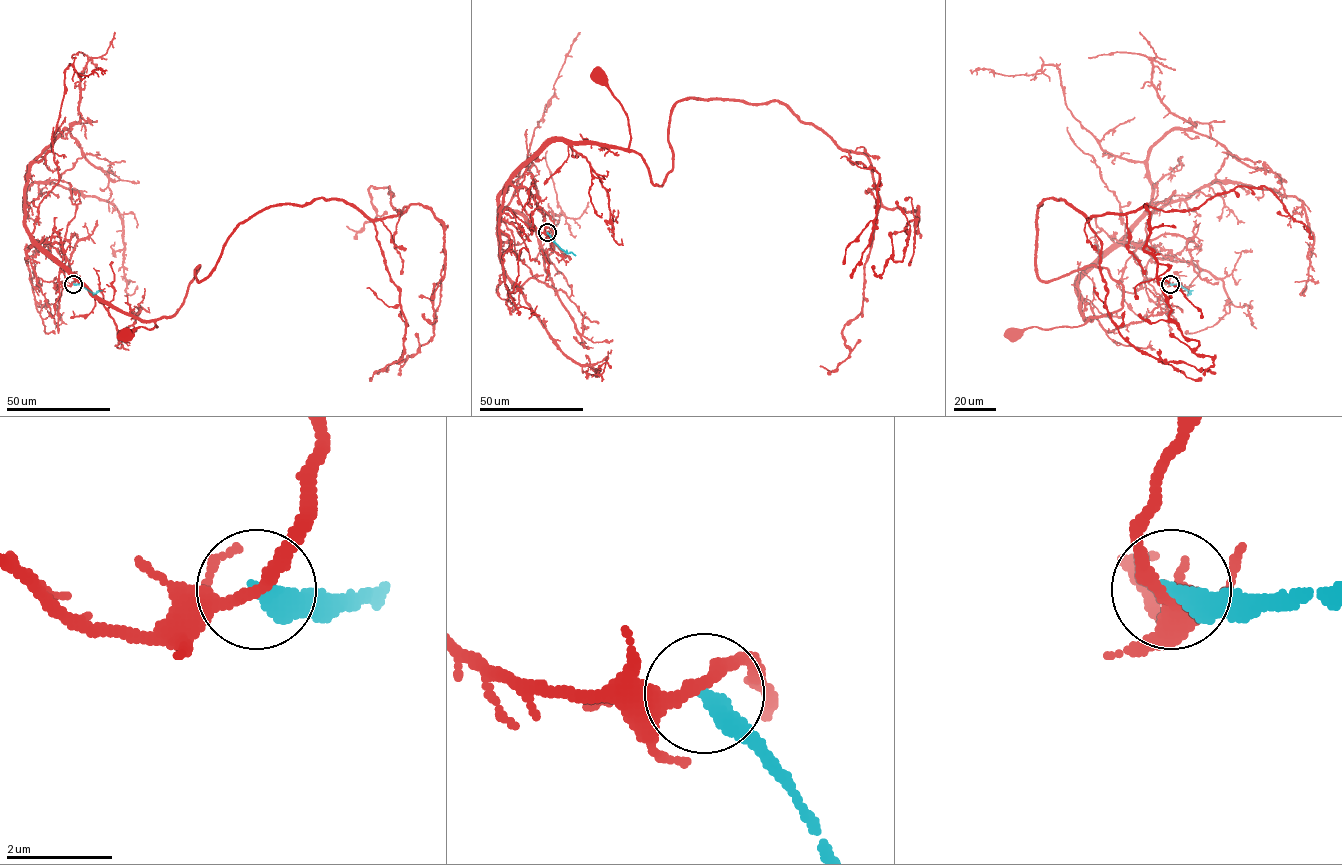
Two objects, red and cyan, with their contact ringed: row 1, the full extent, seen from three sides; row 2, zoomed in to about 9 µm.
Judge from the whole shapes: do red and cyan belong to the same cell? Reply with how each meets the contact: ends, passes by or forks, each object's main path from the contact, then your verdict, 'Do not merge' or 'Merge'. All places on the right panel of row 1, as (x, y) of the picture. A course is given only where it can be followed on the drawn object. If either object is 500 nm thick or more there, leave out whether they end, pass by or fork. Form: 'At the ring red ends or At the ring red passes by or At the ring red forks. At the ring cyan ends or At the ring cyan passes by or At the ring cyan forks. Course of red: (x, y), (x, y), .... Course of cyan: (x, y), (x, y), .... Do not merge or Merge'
At the ring red passes by. At the ring cyan ends. Course of red: (1170, 284), (1146, 275), (1147, 252), (1116, 245), (1079, 281), (1084, 324), (1032, 326), (1013, 334). Course of cyan: (1170, 284), (1179, 284), (1190, 293), (1193, 290). Do not merge

